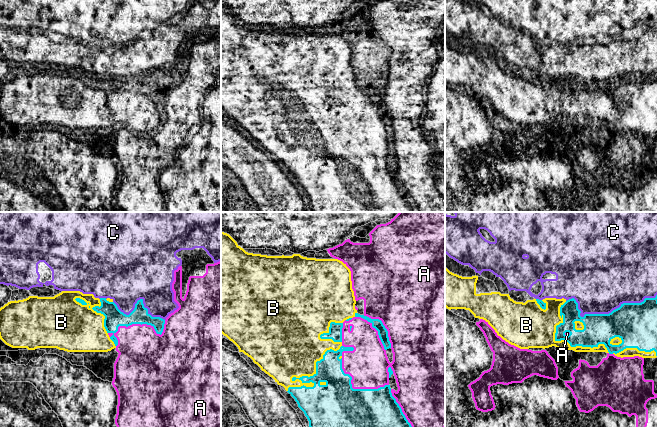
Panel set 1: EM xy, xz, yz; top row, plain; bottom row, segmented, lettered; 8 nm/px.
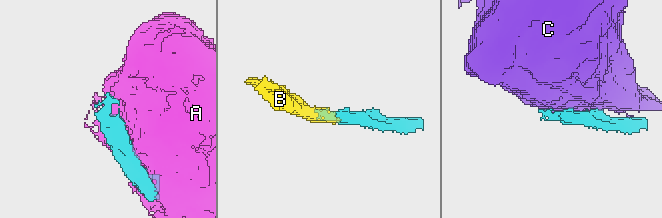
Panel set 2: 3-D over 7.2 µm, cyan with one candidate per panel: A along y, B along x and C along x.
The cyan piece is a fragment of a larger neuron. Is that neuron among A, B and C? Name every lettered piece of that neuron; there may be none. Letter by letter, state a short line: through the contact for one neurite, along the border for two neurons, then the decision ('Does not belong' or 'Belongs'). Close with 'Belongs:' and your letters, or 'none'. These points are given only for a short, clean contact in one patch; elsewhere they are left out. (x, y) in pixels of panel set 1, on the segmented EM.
A: Does not belong
B: Belongs
C: Does not belong
Belongs: B

